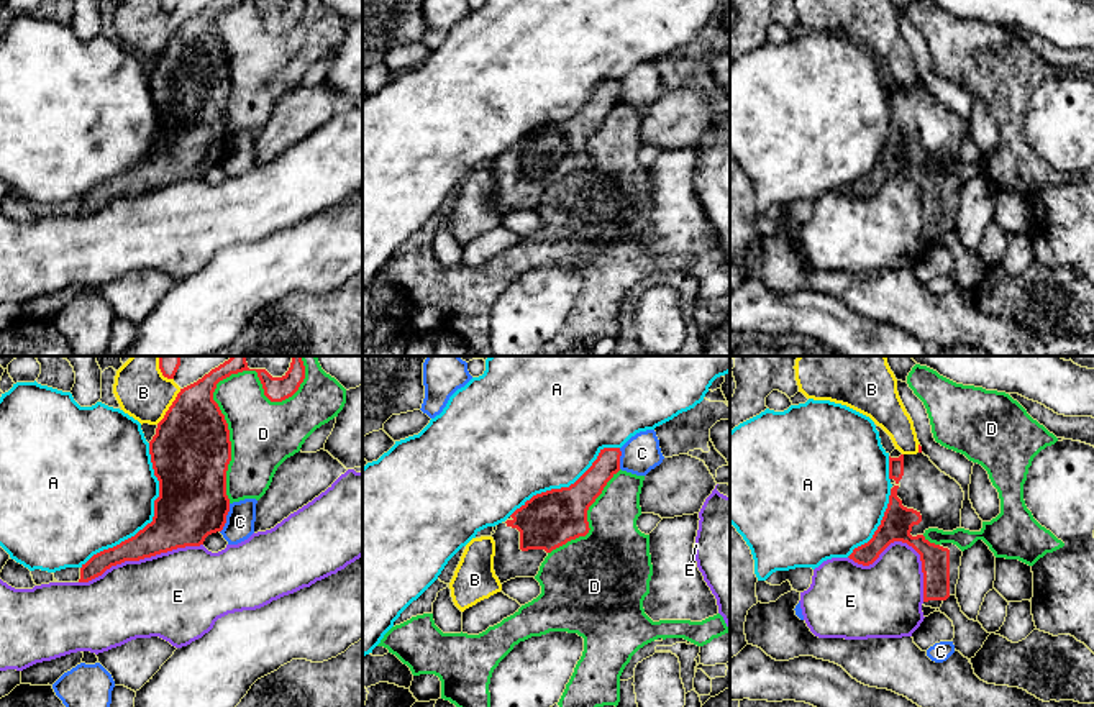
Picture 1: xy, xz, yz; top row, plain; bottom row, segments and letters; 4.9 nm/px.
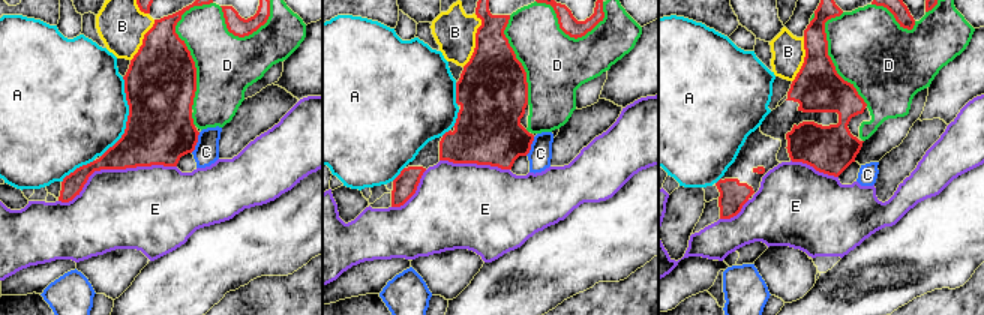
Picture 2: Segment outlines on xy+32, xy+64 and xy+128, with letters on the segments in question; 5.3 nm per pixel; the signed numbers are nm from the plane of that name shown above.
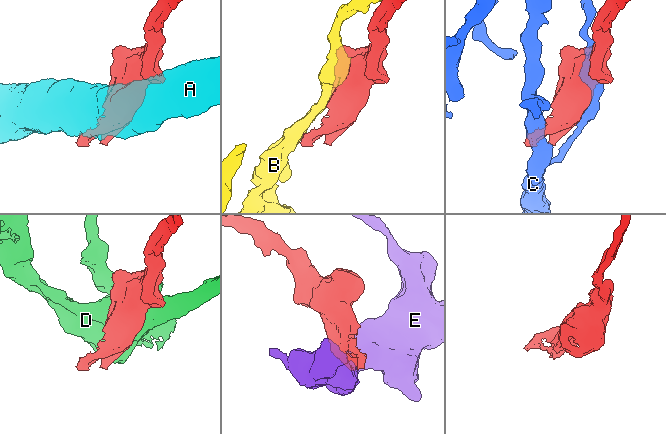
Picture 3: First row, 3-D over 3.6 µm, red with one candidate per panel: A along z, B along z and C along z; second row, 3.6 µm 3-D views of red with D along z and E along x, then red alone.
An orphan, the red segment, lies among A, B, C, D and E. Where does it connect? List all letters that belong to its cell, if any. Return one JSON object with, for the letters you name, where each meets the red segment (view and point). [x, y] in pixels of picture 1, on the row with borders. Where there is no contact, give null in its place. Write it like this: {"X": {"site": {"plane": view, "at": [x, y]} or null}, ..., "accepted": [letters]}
{"accepted": []}

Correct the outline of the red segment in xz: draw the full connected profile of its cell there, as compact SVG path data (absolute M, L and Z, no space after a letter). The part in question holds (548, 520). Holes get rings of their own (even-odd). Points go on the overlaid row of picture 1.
M620 448L600 449L574 484L533 495L497 525L494 571L500 584L535 577L553 550L589 533L587 510L620 471L620 456Z

